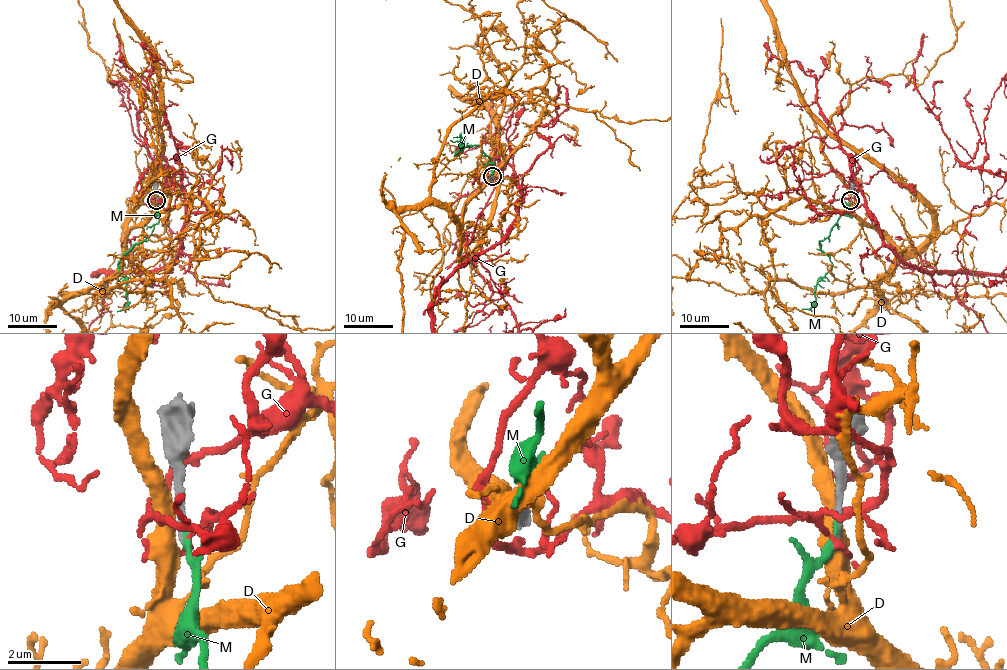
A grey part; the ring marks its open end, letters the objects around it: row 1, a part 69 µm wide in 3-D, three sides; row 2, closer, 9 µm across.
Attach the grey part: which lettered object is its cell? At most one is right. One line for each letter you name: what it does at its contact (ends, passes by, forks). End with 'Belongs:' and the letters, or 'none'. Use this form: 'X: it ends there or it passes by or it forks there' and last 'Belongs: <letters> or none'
M: it ends there
Belongs: M

